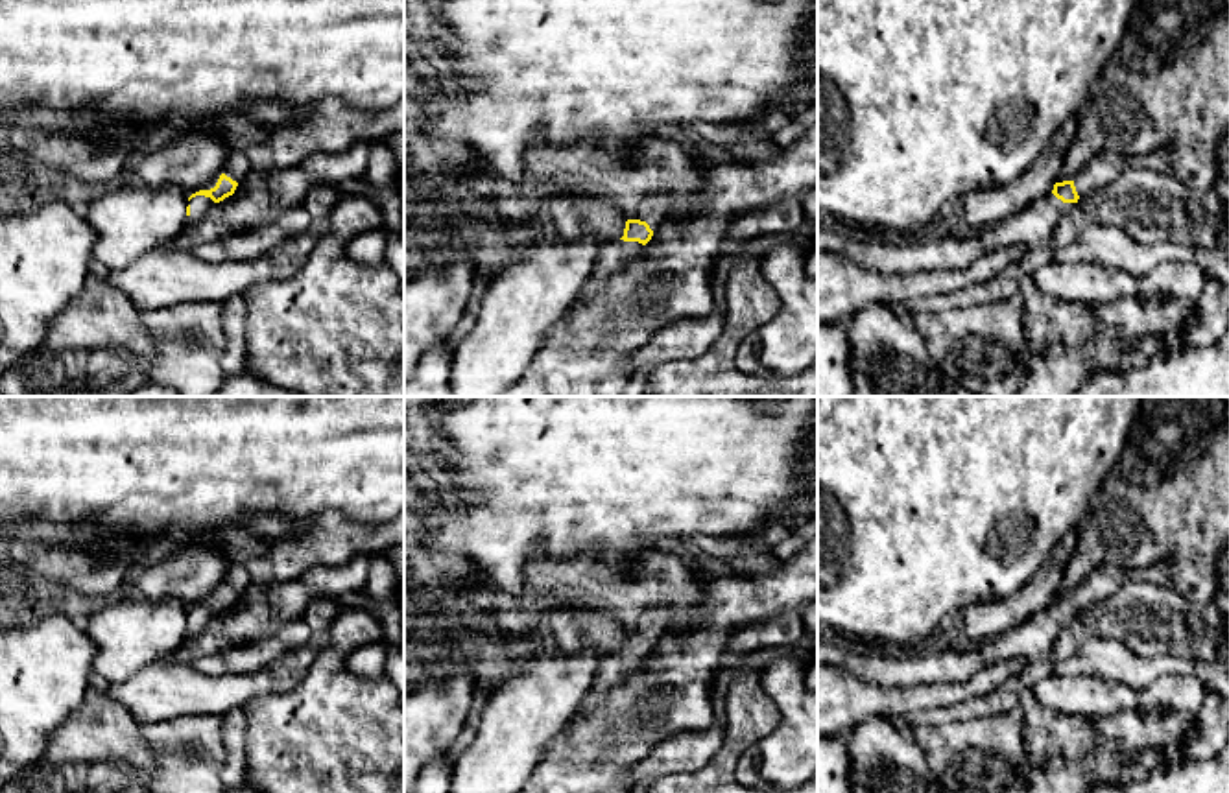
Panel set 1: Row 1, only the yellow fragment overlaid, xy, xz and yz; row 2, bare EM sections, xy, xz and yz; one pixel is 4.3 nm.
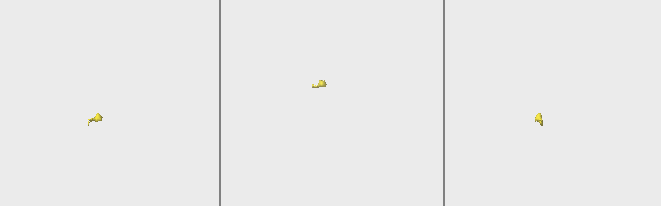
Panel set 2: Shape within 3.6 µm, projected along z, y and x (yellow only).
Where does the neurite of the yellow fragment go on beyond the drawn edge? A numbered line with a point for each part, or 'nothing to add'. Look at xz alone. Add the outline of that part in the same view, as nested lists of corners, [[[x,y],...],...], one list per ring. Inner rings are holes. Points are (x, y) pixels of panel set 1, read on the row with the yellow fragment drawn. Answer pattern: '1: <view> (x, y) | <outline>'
1: xz (652, 211) | [[[653,195],[644,197],[637,214],[631,216],[629,219],[646,221],[653,231],[655,225],[664,219],[666,207],[668,207],[668,199],[653,197]]]
2: xz (615, 257) | [[[638,242],[605,243],[594,262],[598,273],[592,277],[591,282],[585,284],[581,299],[585,301],[598,295],[614,275],[624,271],[627,264],[642,253],[644,245]]]

